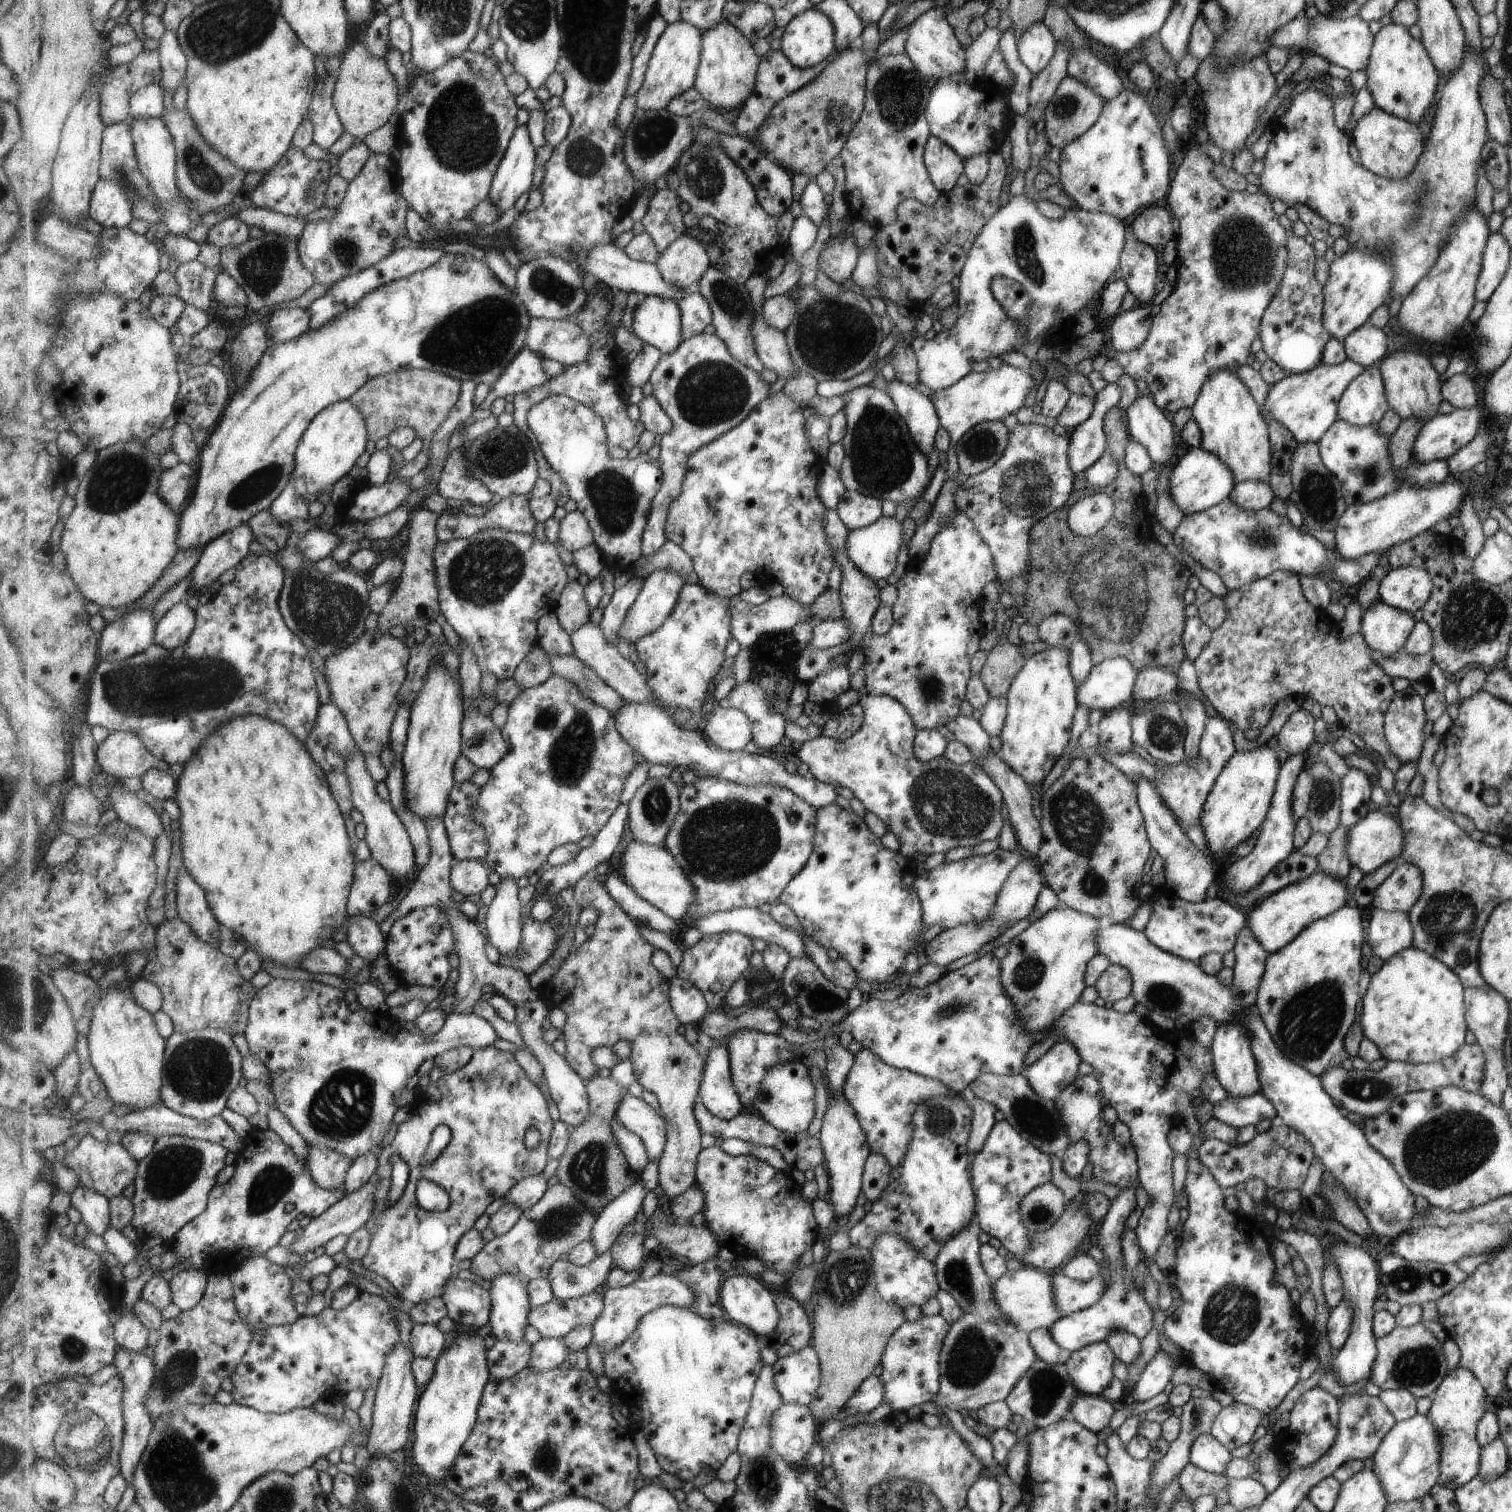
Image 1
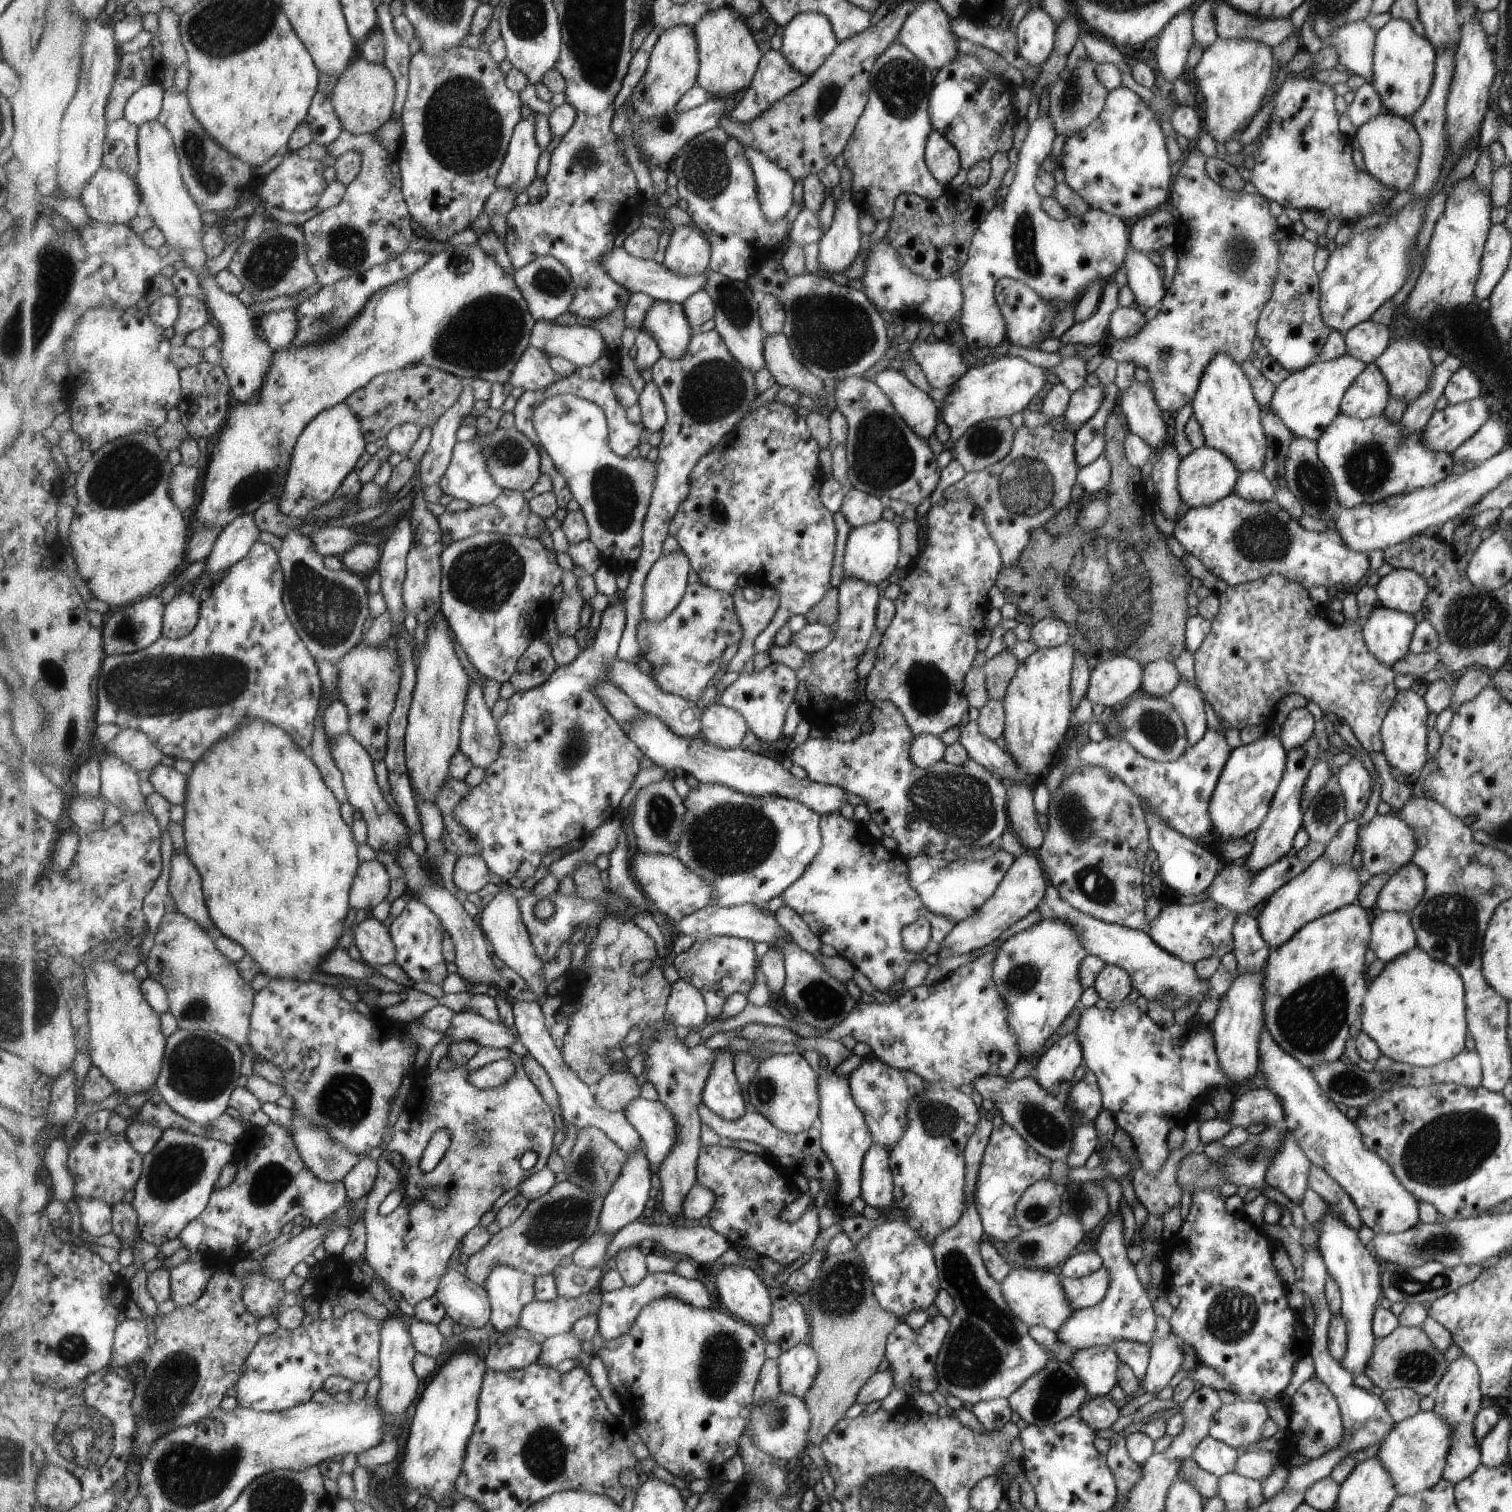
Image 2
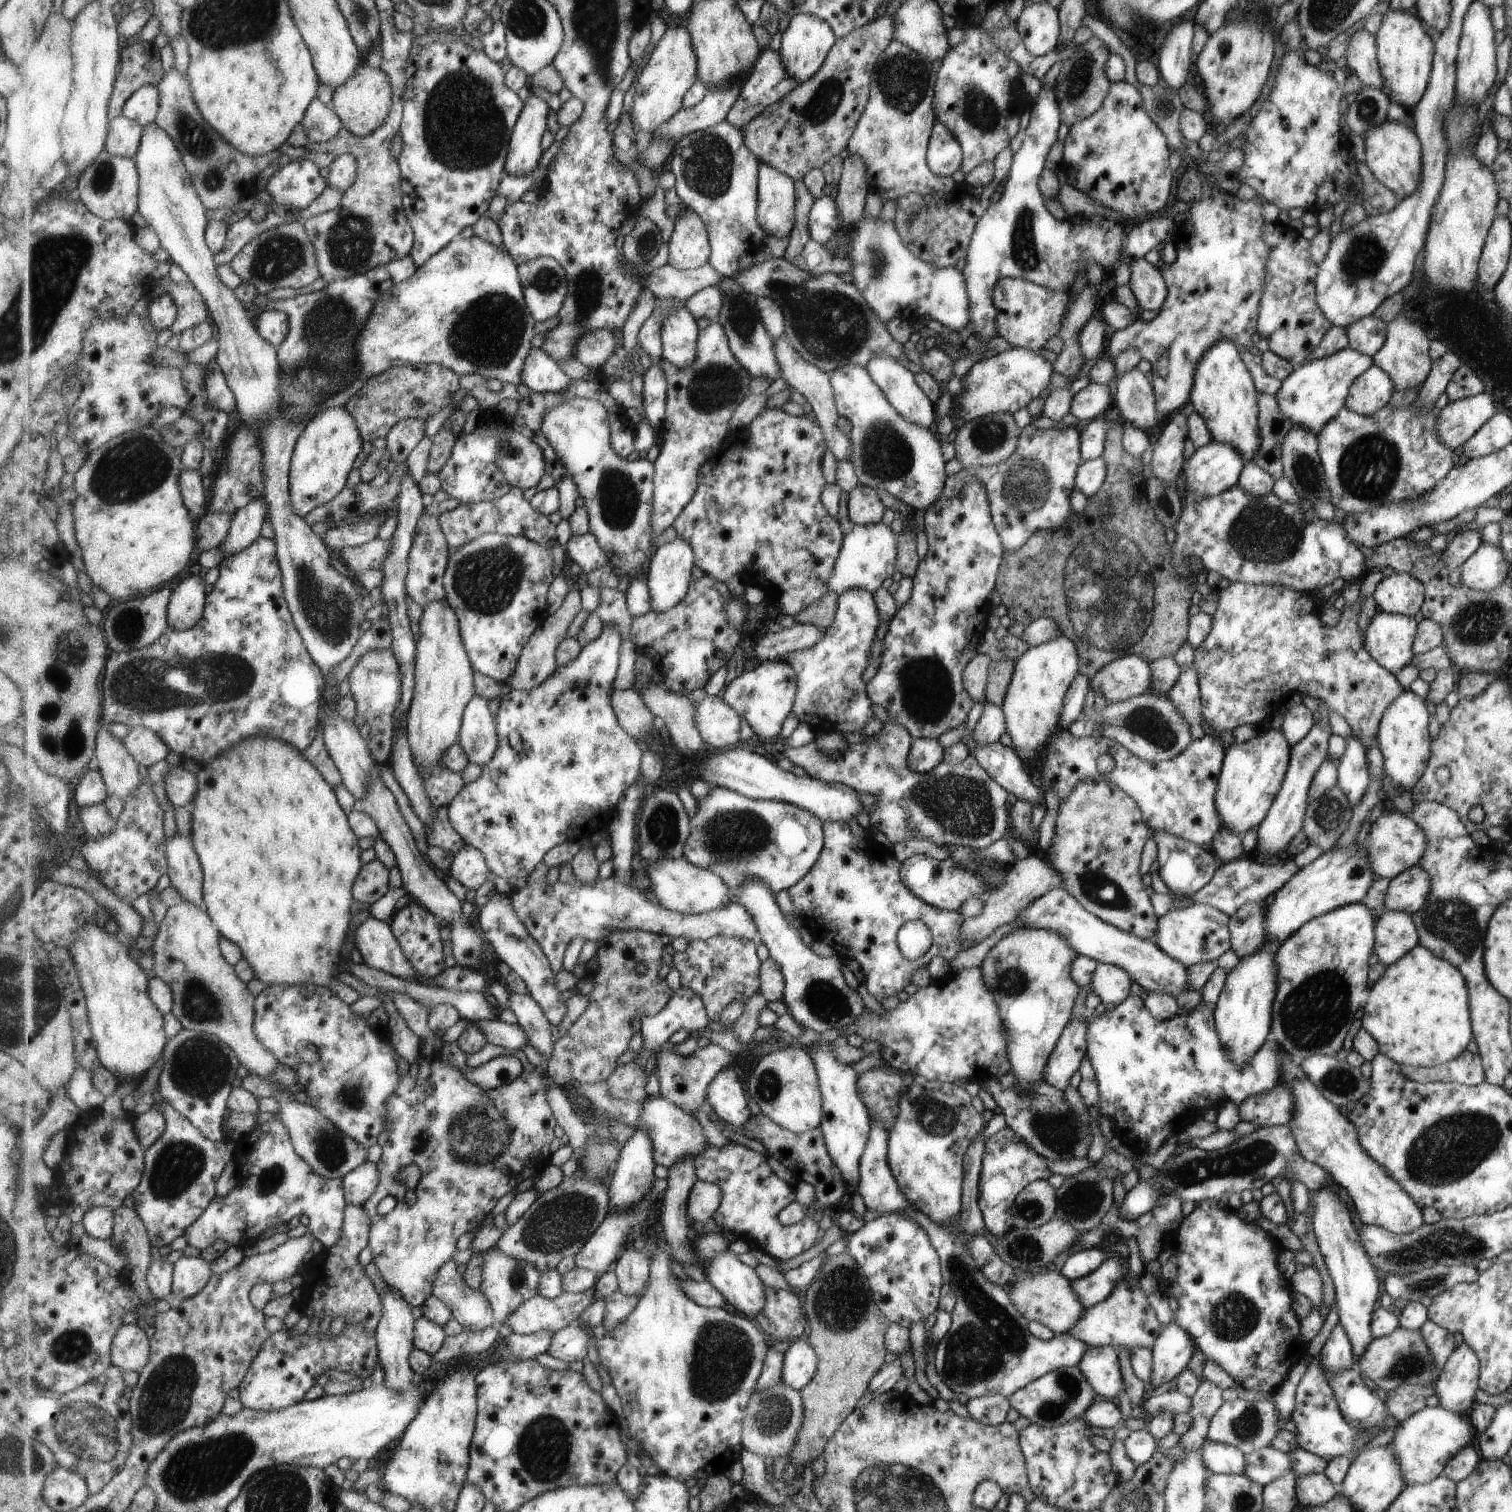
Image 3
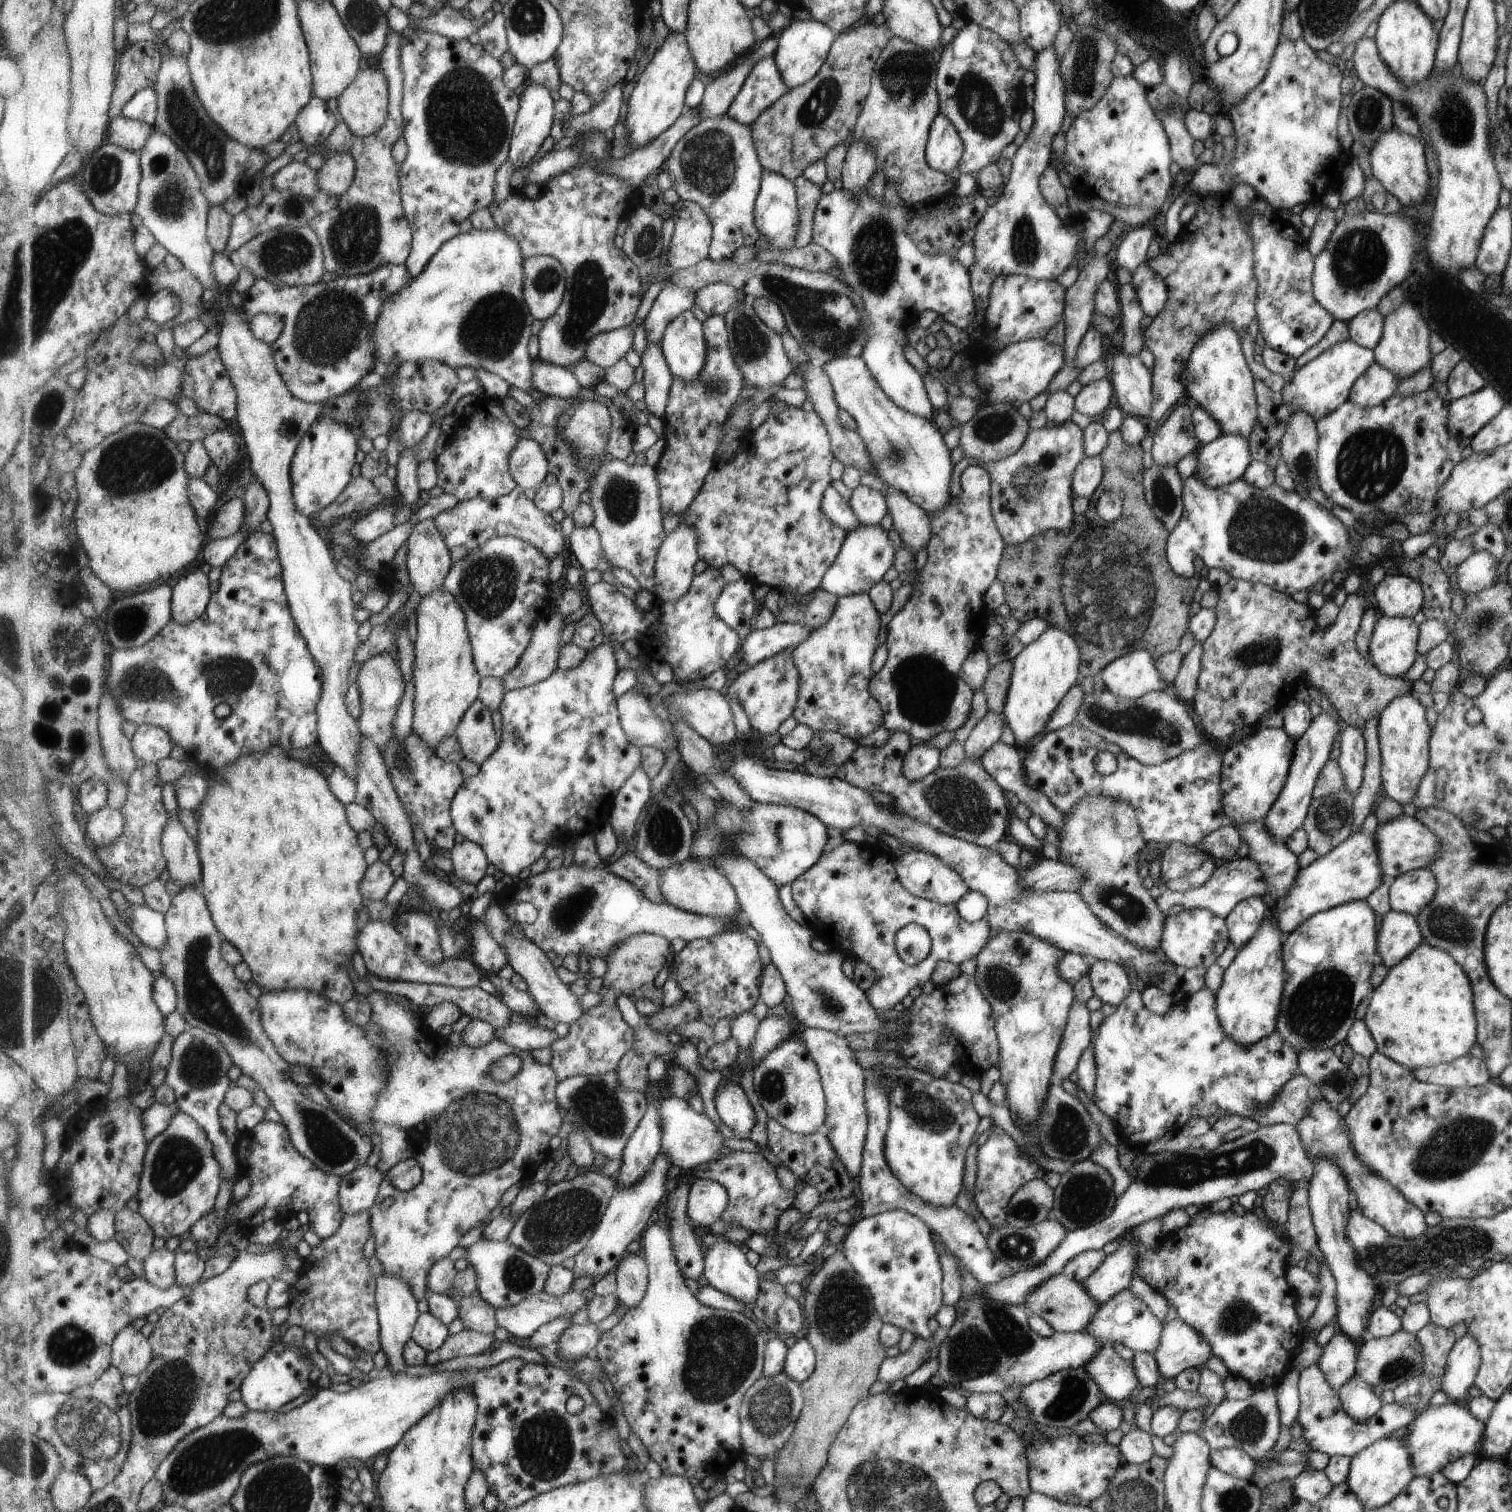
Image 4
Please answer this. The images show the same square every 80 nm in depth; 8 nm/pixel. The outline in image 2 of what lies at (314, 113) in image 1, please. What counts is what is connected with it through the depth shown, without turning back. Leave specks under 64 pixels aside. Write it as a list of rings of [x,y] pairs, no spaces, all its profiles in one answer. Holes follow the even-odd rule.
[[[317,91],[306,121],[314,134],[314,142],[328,147],[344,131],[341,119],[334,107],[334,94]]]

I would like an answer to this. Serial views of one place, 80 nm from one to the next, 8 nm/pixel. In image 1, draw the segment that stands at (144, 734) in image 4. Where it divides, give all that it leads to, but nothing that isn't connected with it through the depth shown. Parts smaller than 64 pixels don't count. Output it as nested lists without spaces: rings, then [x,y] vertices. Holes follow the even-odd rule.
[[[113,731],[103,744],[98,744],[98,758],[101,771],[121,778],[143,777],[160,764],[157,756],[143,742],[142,736],[130,731]]]

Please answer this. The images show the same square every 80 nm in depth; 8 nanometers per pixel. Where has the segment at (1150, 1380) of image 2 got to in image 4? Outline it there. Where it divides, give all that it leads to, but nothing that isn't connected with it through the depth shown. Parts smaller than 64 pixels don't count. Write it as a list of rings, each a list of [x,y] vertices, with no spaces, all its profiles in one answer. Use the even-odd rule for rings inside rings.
[[[1176,1317],[1164,1326],[1162,1340],[1152,1356],[1157,1362],[1160,1379],[1172,1380],[1187,1368],[1203,1367],[1212,1355],[1209,1342]]]

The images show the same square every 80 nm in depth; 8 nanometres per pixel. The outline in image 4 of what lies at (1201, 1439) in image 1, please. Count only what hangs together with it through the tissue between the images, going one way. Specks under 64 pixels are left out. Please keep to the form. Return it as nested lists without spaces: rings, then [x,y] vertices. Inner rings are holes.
[[[1223,1448],[1211,1451],[1210,1464],[1239,1480],[1252,1479],[1255,1462],[1239,1448]]]

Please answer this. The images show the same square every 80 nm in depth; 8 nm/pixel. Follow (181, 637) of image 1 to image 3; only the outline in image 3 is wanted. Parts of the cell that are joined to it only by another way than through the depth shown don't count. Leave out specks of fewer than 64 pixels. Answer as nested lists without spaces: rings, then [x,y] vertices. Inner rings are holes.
[[[191,575],[174,588],[169,606],[169,627],[175,630],[193,628],[205,614],[207,594],[204,578]]]

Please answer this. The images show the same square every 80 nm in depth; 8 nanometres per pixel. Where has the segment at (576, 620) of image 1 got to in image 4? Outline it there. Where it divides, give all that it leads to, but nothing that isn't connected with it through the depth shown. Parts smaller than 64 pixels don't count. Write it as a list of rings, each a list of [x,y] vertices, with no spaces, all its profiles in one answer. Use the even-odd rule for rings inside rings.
[[[575,586],[565,589],[562,596],[557,600],[557,604],[557,611],[544,615],[544,618],[535,627],[533,640],[531,640],[526,653],[524,653],[521,660],[519,660],[519,664],[515,666],[514,670],[509,670],[509,672],[503,676],[506,691],[521,689],[543,682],[543,680],[547,680],[549,676],[552,676],[558,670],[558,661],[560,651],[562,650],[561,636],[566,628],[565,620],[583,606],[583,594],[581,594],[581,591],[579,592],[579,589]]]

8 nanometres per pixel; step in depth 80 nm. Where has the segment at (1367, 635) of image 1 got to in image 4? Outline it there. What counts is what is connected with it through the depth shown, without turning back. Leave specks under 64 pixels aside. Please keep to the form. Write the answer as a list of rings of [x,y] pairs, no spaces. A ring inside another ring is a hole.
[[[1379,615],[1373,626],[1371,638],[1369,638],[1369,657],[1377,670],[1391,678],[1403,678],[1405,670],[1415,660],[1415,640],[1417,640],[1417,624],[1411,618],[1387,618]]]

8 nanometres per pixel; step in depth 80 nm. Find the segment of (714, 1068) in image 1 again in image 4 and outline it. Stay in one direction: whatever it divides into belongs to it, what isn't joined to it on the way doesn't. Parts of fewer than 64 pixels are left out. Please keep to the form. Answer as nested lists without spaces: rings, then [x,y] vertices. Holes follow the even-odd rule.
[[[727,1082],[725,1086],[719,1086],[715,1105],[723,1124],[737,1134],[736,1138],[748,1139],[755,1126],[755,1112],[749,1094],[740,1084]]]

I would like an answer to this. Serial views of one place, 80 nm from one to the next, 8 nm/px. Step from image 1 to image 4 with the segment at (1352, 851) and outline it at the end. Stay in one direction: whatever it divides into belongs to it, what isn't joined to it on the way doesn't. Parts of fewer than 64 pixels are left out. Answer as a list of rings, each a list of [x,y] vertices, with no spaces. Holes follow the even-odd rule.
[[[1405,815],[1397,816],[1385,824],[1378,824],[1373,836],[1375,836],[1375,846],[1378,847],[1382,875],[1391,878],[1398,877],[1399,874],[1407,873],[1409,870],[1429,866],[1435,860],[1435,854],[1439,854],[1439,846],[1443,844],[1435,836],[1435,832],[1431,832],[1425,824]]]

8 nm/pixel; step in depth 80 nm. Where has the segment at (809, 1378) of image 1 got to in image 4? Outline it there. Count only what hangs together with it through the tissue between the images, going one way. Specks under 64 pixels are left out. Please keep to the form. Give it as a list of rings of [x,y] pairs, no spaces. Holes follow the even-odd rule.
[[[805,1337],[789,1348],[784,1372],[789,1374],[789,1378],[795,1378],[795,1382],[803,1385],[803,1382],[809,1380],[815,1372],[816,1363],[815,1348]]]

